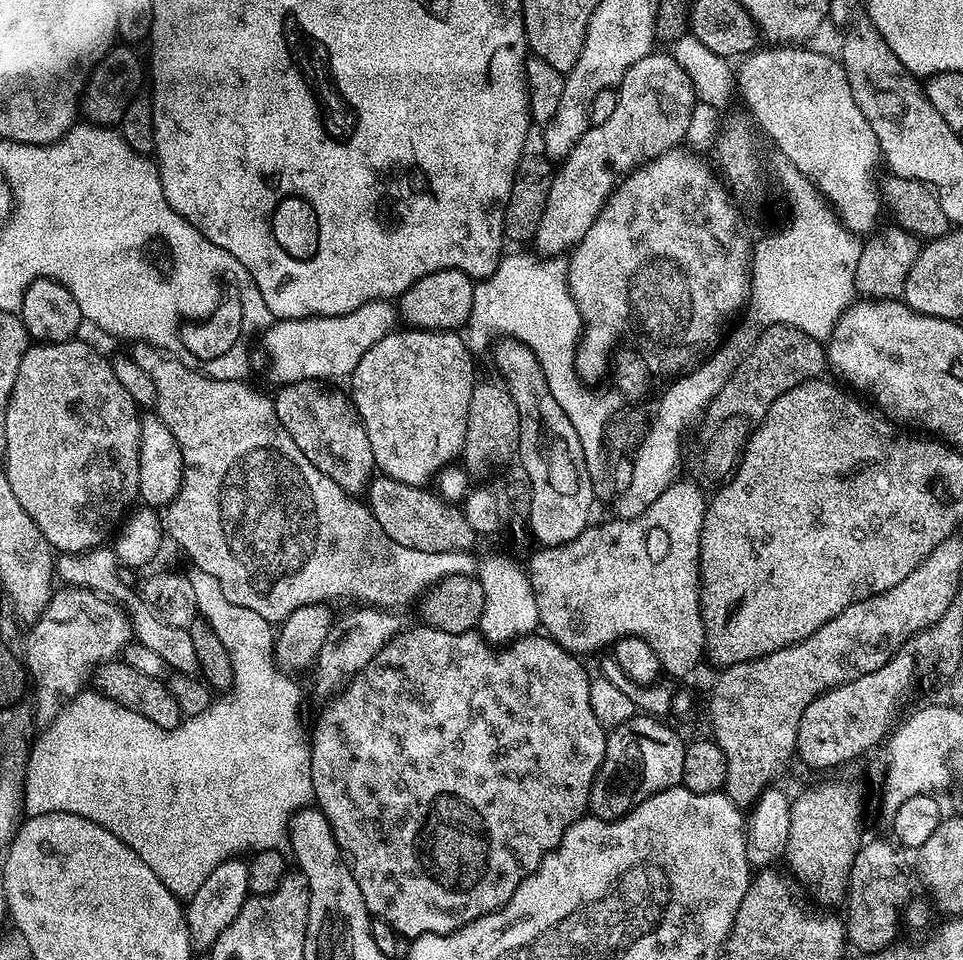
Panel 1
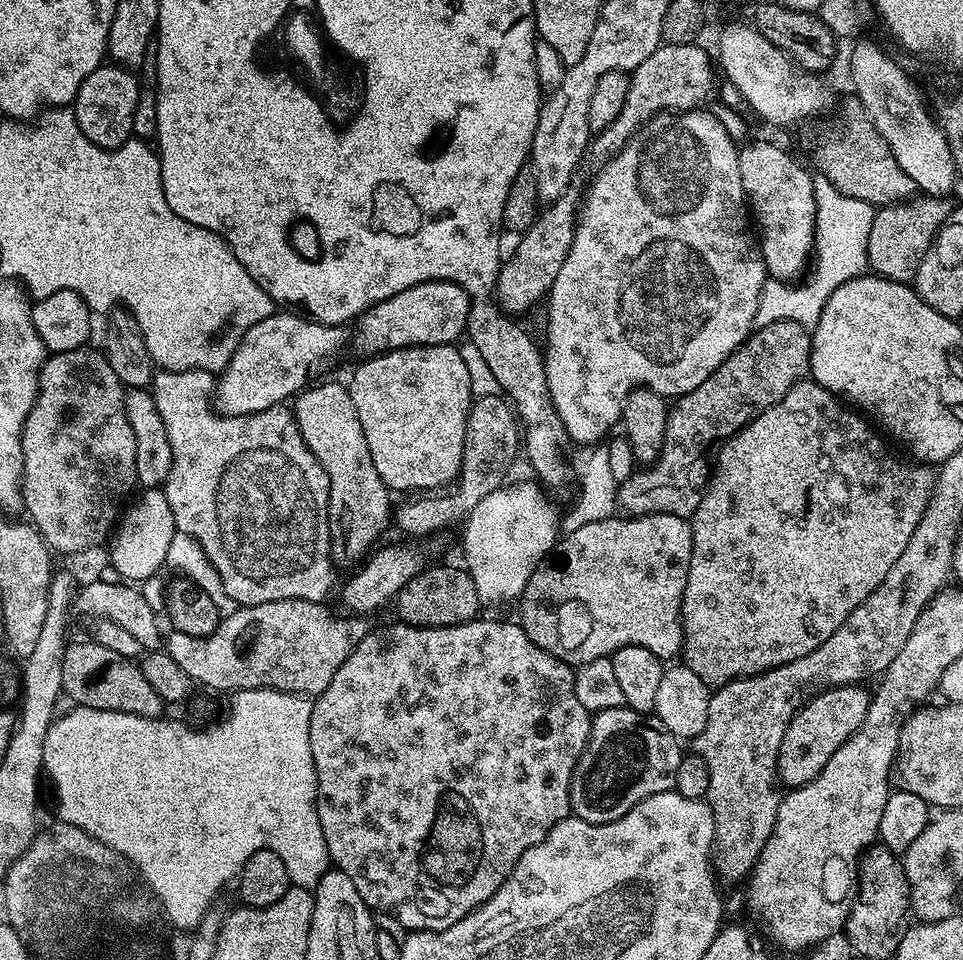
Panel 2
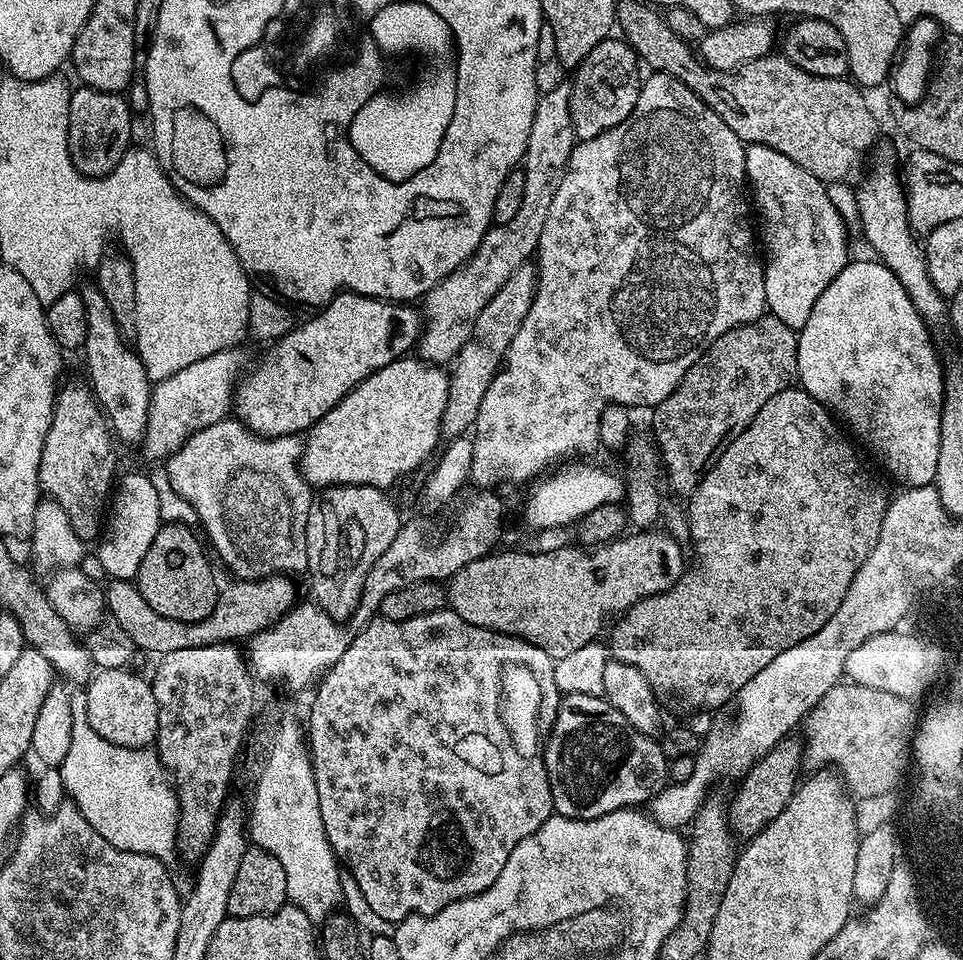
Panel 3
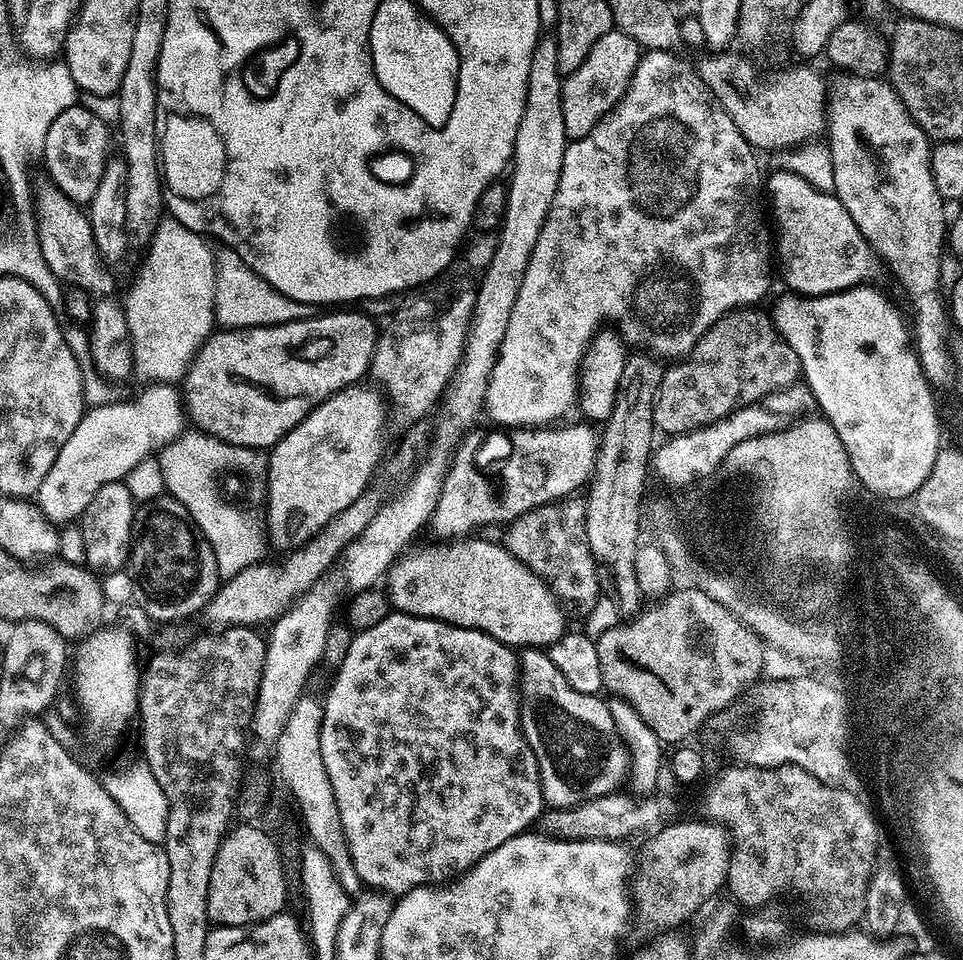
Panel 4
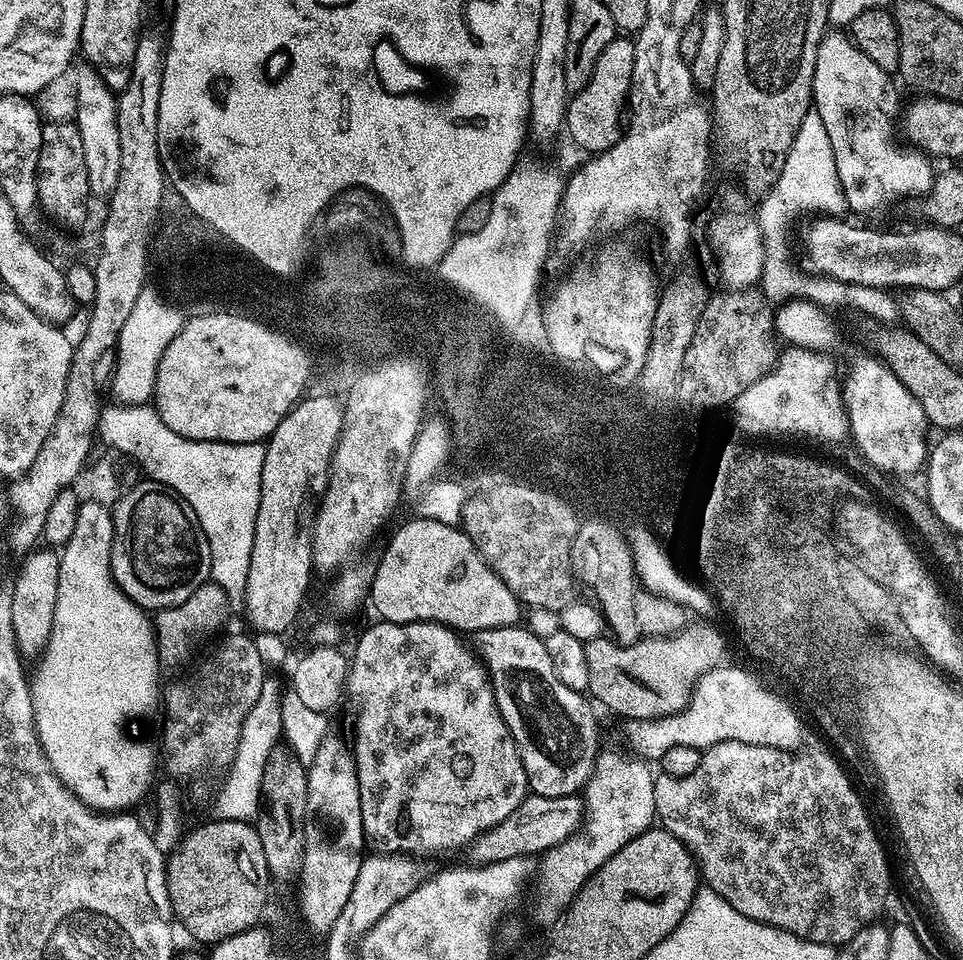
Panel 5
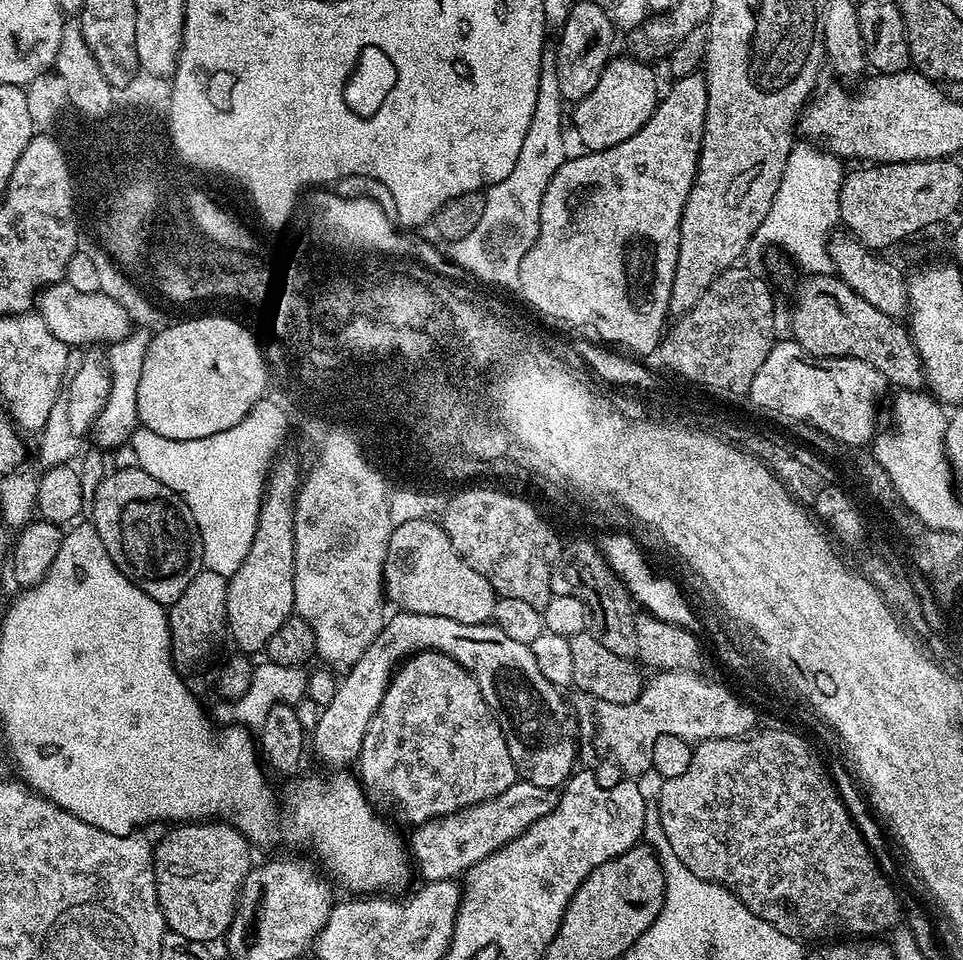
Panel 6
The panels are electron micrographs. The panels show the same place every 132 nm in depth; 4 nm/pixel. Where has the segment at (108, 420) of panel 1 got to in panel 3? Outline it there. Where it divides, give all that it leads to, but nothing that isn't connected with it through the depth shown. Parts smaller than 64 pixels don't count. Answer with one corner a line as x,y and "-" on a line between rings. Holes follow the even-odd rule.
80,380
61,383
57,391
50,430
42,446
40,490
66,512
78,538
91,542
101,535
106,520
106,505
118,476
117,445
104,409
96,401
91,387

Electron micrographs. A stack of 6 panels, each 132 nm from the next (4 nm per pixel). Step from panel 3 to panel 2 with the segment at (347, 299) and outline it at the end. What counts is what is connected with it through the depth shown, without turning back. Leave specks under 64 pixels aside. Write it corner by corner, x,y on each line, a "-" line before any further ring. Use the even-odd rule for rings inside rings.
428,280
418,286
410,286
382,302
372,305
355,321
356,344
368,354
393,352
396,348
415,348
418,344
456,344
464,327
470,324
472,298
469,289
451,280

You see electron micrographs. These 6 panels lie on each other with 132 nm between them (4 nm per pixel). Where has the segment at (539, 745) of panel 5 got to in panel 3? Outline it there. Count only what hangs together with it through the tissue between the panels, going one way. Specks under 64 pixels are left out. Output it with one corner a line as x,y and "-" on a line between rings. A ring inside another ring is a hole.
564,694
555,708
556,721
552,724
552,733
549,736
547,733
542,744
555,815
575,820
602,818
602,814
610,814
619,808
647,805
669,783
670,761
664,755
661,741
636,732
634,726
630,726
630,722
626,722
626,718
618,714
618,710
614,710
603,696

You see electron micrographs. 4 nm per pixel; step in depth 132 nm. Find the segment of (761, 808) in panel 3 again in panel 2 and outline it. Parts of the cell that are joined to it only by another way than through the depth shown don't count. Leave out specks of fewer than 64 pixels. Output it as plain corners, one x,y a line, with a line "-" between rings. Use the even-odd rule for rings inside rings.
859,683
828,686
820,692
804,709
797,711
782,734
782,746
776,759
776,774
785,789
800,788
810,782
826,762
862,726
870,699
869,689

